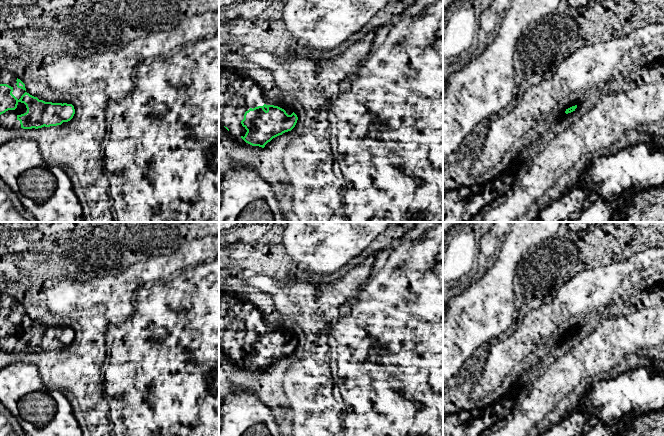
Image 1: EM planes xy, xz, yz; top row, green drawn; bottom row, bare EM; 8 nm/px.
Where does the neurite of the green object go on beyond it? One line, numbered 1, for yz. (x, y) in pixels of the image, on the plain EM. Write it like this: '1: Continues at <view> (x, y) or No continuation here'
1: No continuation here

